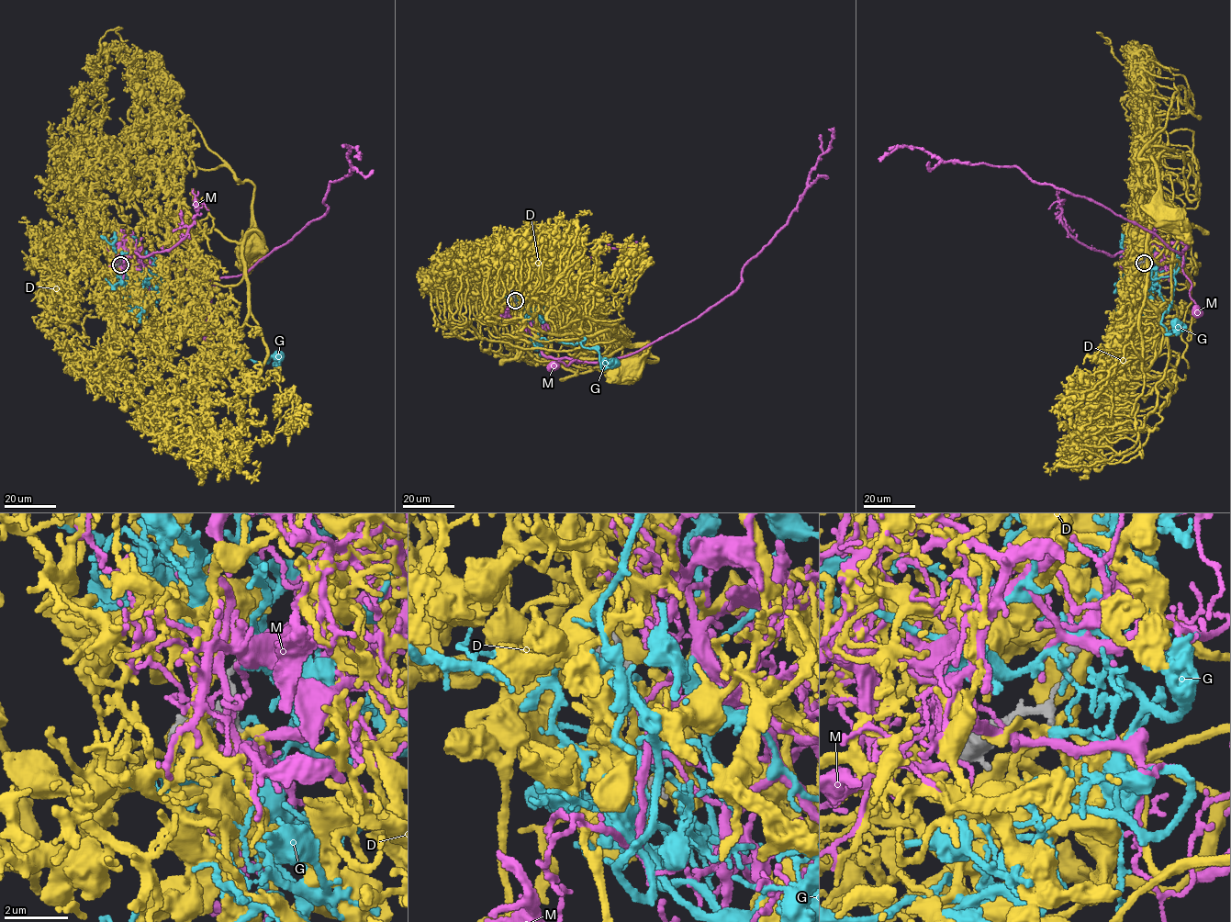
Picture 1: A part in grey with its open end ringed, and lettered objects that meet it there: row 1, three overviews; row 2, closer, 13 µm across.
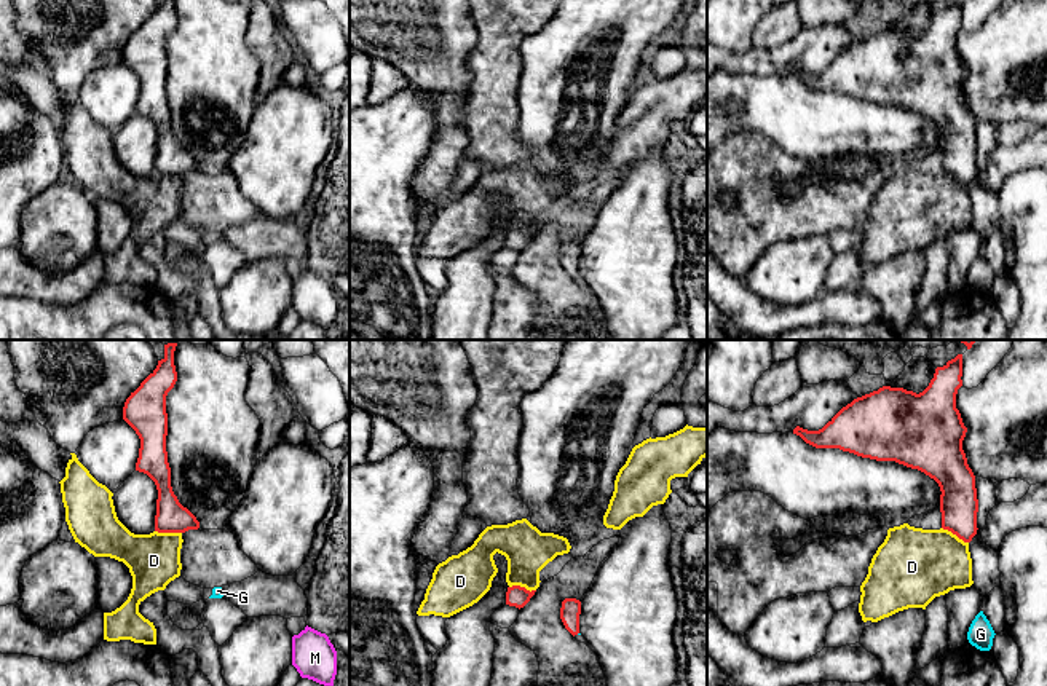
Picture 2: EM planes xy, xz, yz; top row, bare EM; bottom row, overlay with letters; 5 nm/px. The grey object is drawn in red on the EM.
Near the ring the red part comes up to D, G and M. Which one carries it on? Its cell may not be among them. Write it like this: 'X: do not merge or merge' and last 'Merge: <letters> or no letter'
D: do not merge
G: merge
M: do not merge
Merge: G

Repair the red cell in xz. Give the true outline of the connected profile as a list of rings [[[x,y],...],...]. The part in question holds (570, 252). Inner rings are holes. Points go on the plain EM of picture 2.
[[[565,241],[560,250],[560,262],[565,271],[575,279],[579,276],[581,244],[576,241]]]

